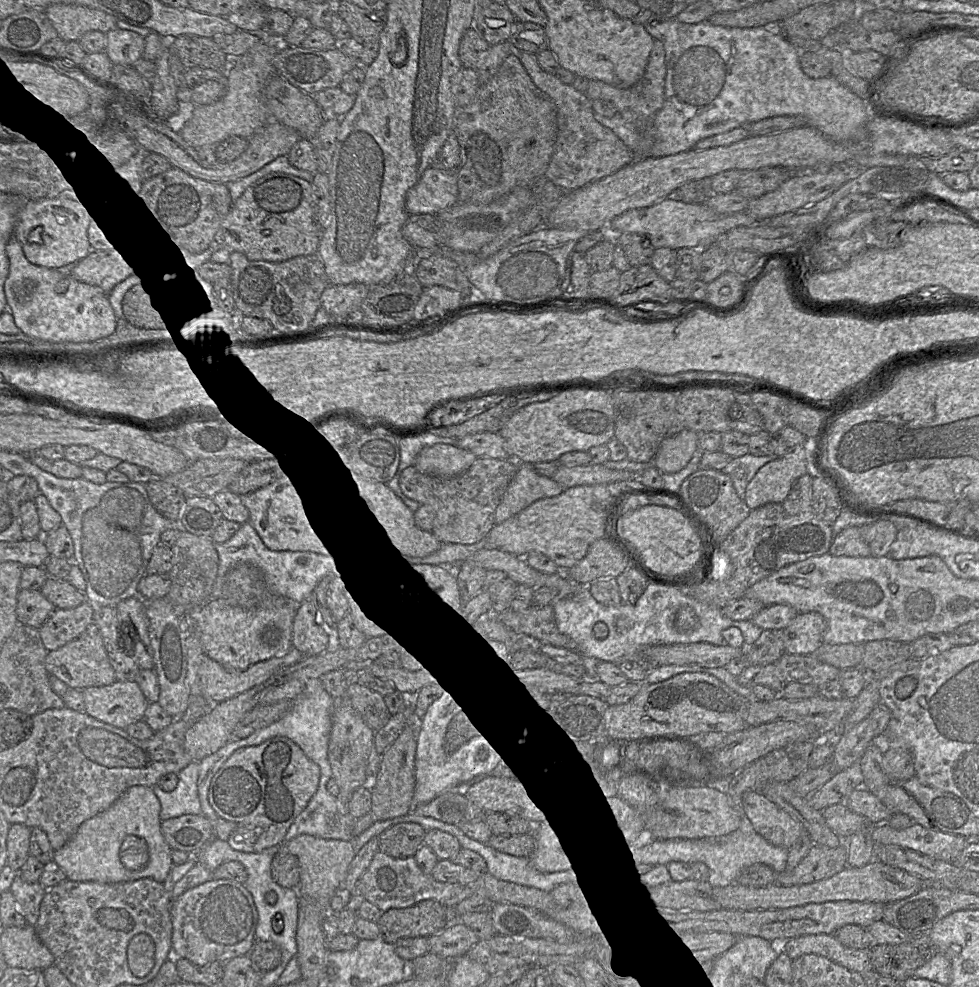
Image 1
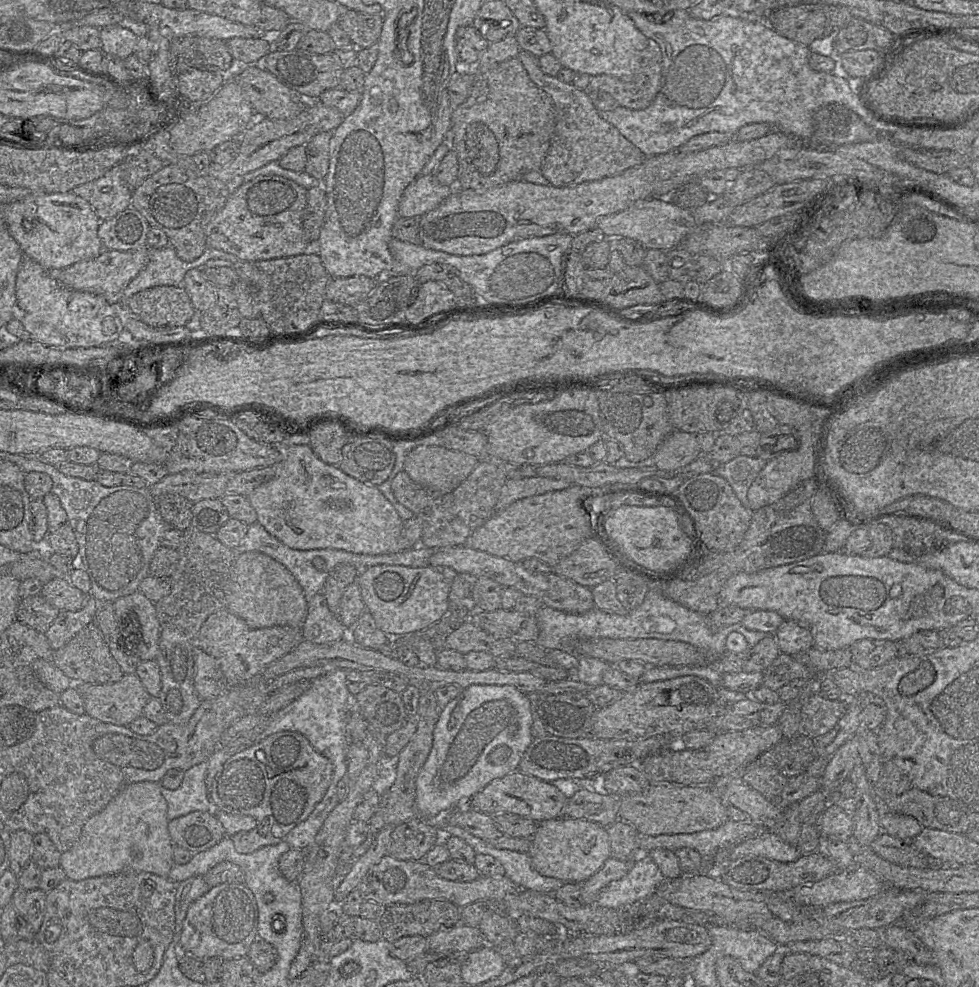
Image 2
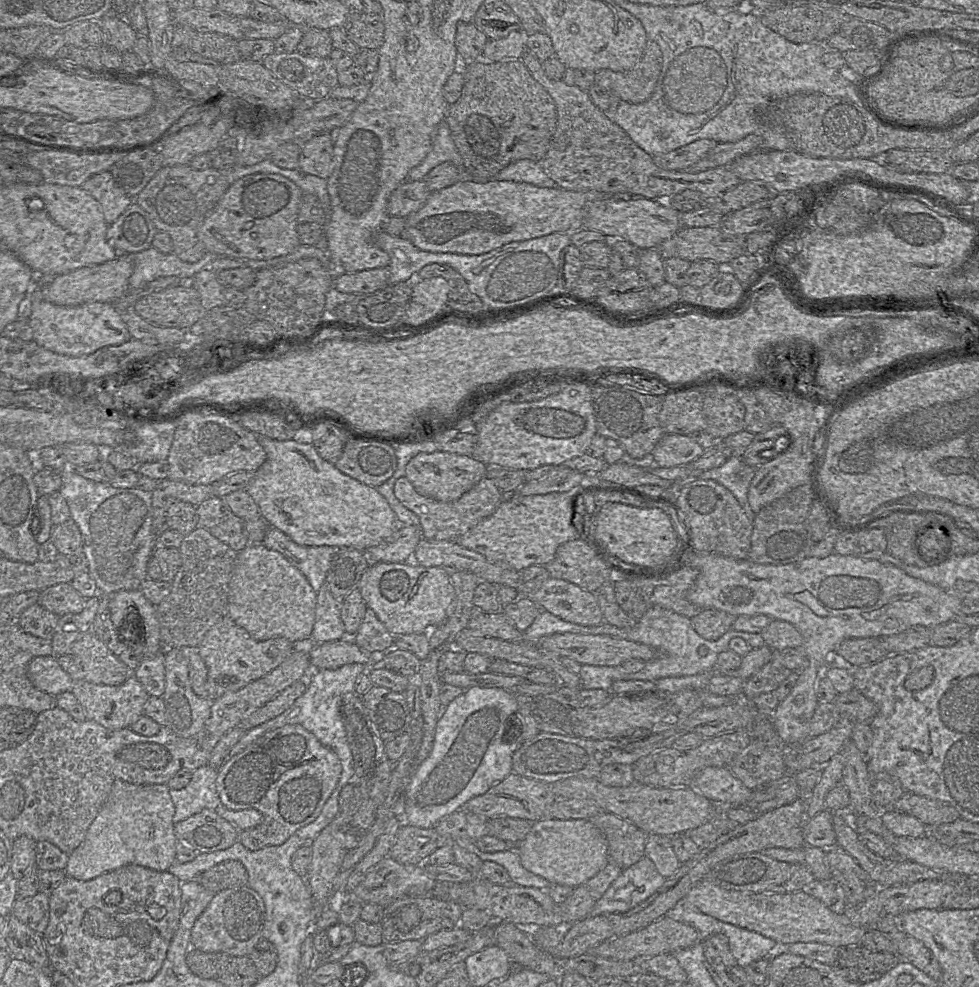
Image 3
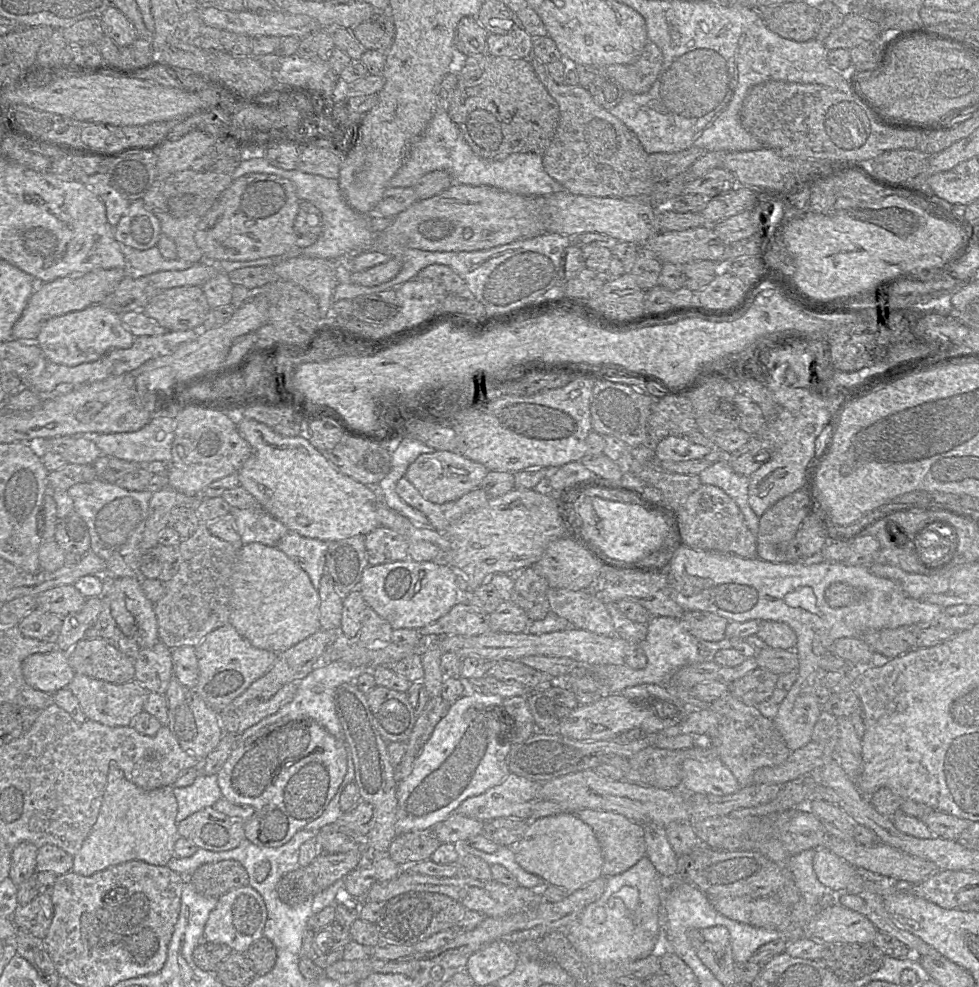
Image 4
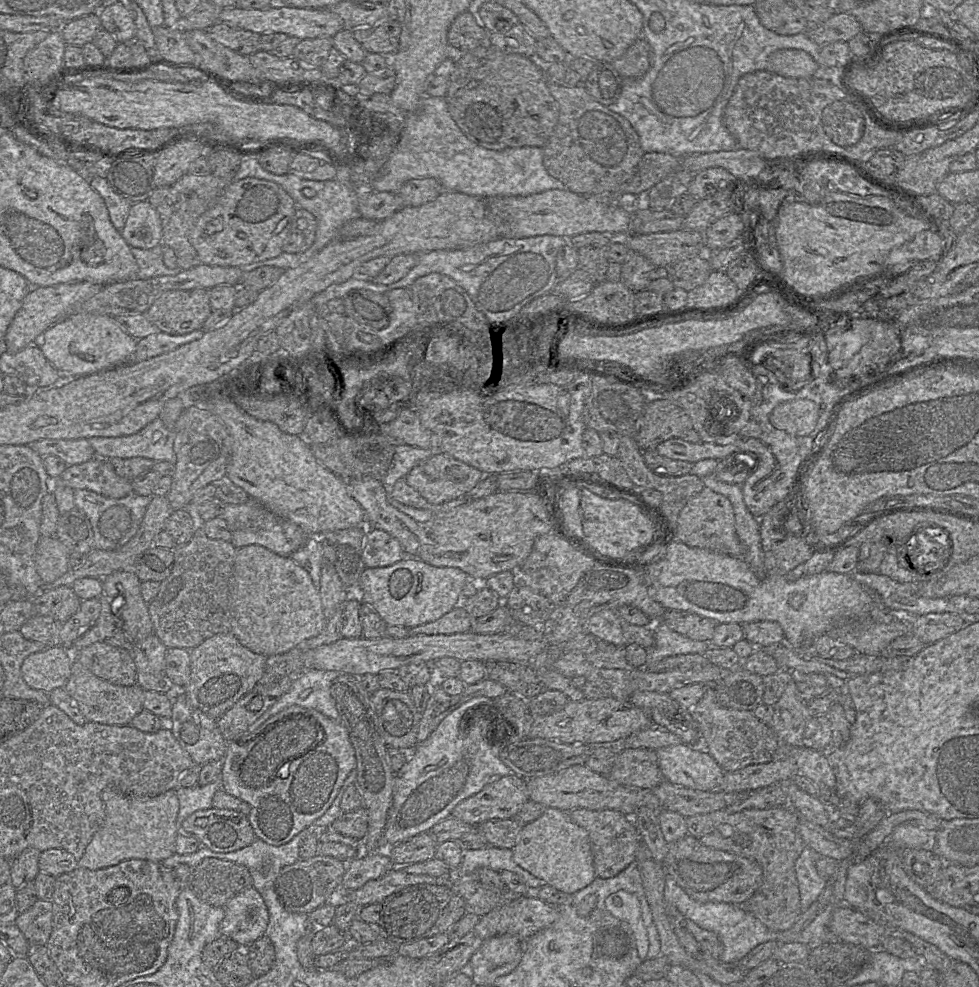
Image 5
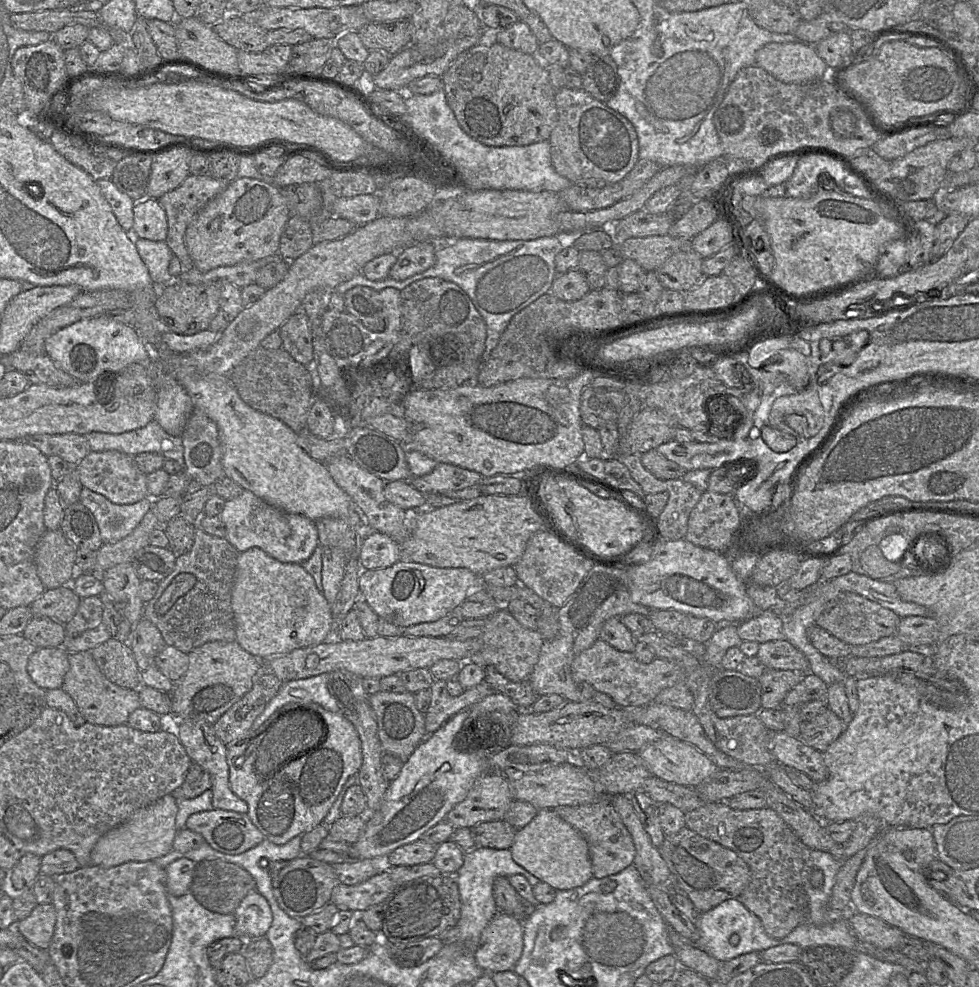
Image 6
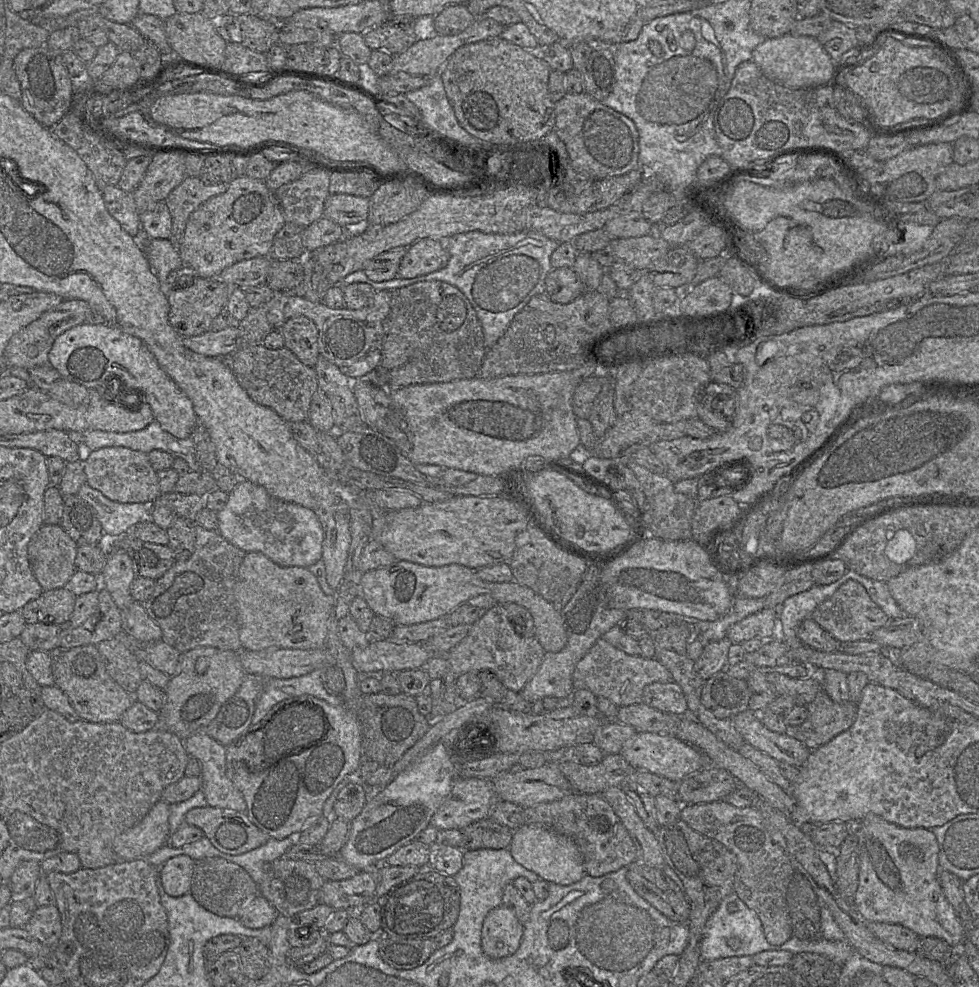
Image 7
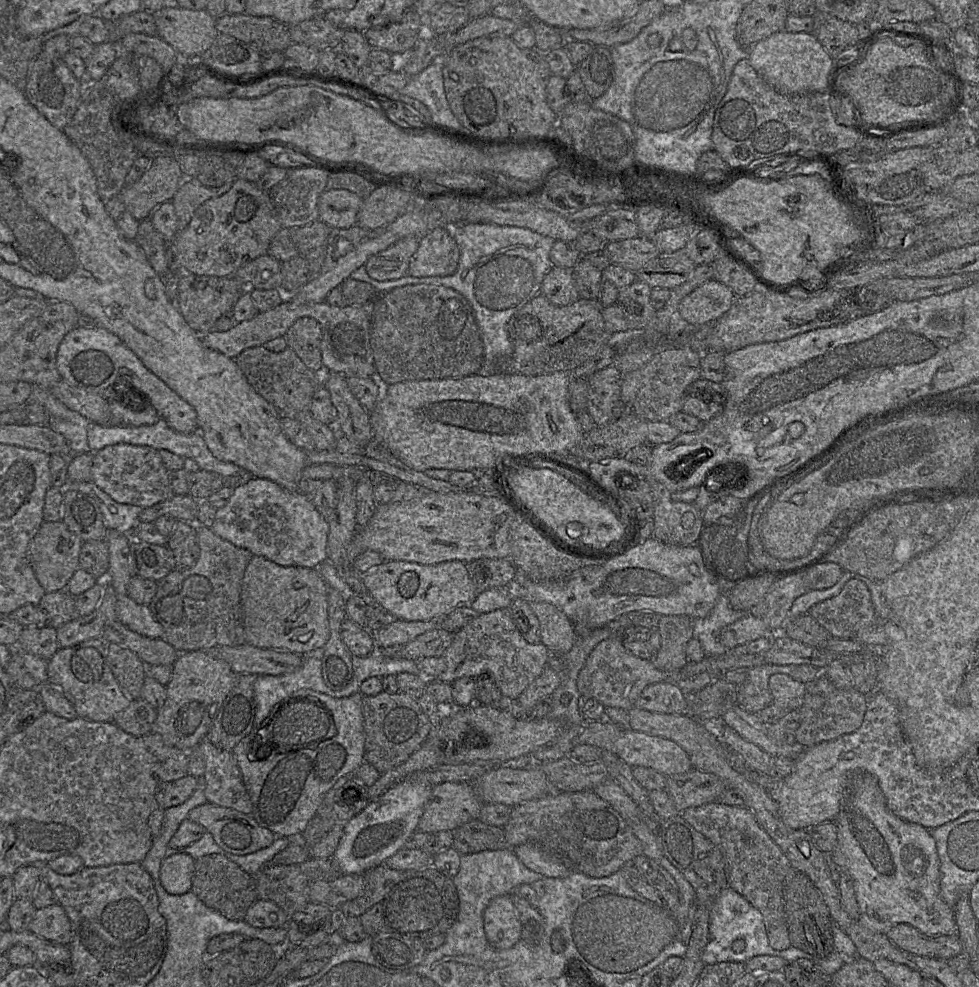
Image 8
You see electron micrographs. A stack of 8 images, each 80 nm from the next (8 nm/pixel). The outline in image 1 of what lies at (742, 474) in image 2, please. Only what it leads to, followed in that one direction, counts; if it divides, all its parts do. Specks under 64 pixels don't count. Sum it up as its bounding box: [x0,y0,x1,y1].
[722,453,778,499]

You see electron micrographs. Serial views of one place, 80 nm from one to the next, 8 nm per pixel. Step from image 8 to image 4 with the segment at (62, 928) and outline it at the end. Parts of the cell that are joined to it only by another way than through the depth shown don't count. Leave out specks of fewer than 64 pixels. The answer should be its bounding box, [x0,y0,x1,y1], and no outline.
[12,895,54,939]

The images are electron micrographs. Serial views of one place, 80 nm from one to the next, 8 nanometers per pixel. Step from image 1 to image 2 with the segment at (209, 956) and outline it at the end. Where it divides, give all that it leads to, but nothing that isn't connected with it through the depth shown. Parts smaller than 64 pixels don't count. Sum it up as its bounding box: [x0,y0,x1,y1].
[179,883,258,961]

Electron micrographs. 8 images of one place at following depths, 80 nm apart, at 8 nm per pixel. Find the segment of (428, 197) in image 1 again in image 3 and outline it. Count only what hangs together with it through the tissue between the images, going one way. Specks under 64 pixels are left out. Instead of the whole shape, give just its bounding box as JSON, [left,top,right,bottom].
[387,180,431,218]

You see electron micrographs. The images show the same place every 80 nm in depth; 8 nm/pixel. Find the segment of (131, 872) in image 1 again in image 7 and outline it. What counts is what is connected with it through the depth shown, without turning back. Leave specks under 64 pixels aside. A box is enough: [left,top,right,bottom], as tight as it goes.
[113,799,170,861]

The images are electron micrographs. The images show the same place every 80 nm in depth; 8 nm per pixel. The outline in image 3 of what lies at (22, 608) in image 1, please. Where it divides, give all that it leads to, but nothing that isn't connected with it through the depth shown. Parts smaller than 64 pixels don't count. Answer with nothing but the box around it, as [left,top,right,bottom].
[17,603,58,641]

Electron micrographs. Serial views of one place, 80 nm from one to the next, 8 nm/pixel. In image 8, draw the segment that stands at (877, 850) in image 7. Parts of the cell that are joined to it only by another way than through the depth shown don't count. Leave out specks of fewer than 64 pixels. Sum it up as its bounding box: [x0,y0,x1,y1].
[830,771,958,937]

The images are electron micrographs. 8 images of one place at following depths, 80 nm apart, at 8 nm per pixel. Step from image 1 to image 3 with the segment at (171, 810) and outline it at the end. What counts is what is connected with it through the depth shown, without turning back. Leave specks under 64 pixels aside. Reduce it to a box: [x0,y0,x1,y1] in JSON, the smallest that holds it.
[169,765,221,824]

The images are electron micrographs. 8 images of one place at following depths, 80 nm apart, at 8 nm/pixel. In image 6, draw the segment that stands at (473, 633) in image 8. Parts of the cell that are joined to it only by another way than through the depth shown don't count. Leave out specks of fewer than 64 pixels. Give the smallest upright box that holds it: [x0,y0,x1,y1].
[468,606,544,682]

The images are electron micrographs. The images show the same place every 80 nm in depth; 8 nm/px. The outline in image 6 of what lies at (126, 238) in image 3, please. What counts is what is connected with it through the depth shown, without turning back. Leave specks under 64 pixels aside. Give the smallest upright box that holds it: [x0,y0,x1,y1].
[131,197,168,241]

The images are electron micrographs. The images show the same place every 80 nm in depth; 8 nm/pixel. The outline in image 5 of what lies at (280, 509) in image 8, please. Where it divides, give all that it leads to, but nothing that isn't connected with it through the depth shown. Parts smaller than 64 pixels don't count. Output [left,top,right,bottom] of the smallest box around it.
[221,499,309,557]

